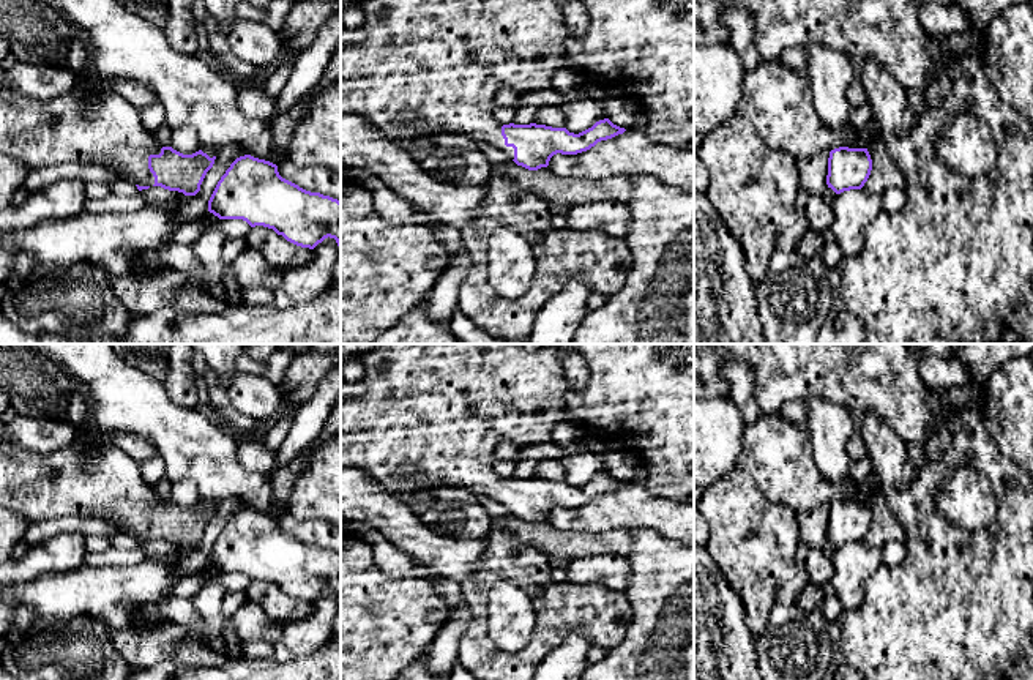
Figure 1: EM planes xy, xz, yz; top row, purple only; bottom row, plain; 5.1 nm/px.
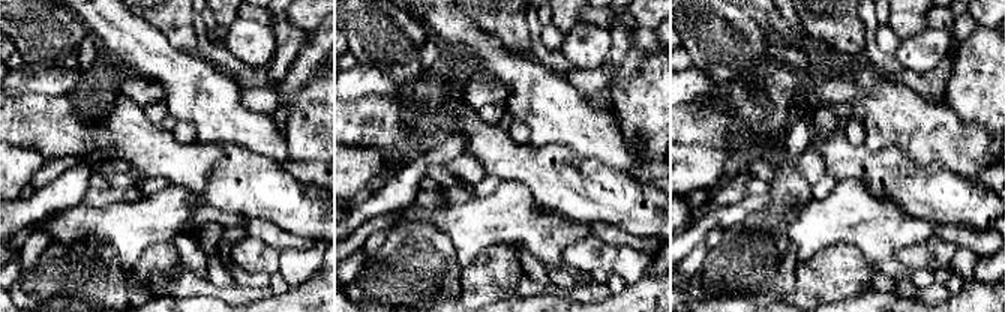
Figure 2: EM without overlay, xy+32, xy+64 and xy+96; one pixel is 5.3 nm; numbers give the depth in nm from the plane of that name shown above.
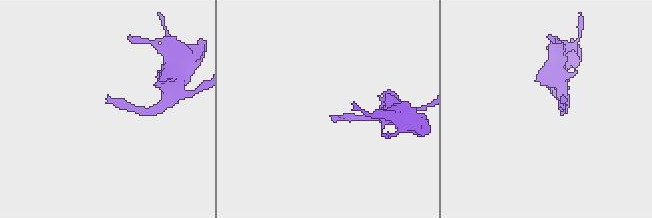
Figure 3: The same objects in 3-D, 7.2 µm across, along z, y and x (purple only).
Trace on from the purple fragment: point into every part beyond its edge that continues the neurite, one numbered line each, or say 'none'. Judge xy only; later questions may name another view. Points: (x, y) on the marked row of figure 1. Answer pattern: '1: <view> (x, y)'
1: xy (101, 128)

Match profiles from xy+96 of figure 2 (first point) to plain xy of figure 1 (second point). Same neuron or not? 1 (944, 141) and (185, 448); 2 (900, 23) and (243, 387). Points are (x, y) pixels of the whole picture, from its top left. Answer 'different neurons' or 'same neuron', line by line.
1: same neuron
2: different neurons

